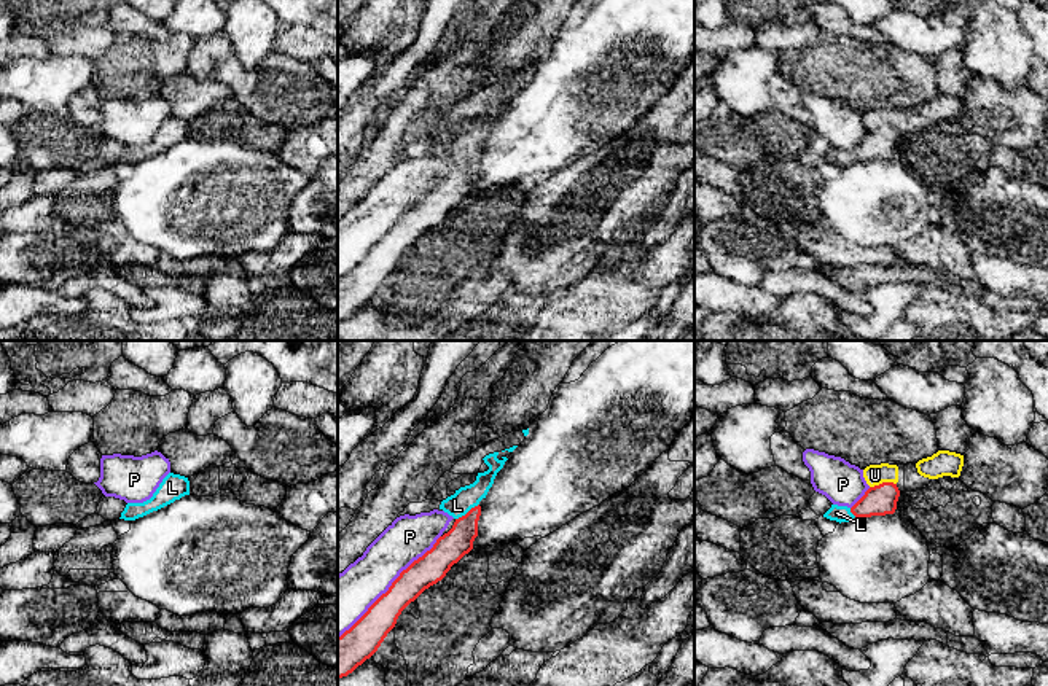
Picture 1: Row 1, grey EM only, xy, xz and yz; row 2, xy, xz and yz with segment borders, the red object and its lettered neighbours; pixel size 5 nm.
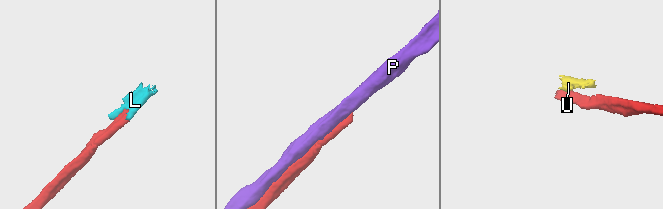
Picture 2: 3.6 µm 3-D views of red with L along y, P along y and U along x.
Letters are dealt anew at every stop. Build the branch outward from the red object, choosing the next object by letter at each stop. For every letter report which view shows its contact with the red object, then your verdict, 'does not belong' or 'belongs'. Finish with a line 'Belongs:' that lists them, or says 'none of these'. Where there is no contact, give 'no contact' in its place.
L: contact in xz; belongs
P: contact in xz; does not belong
U: contact in yz; does not belong
Belongs: L

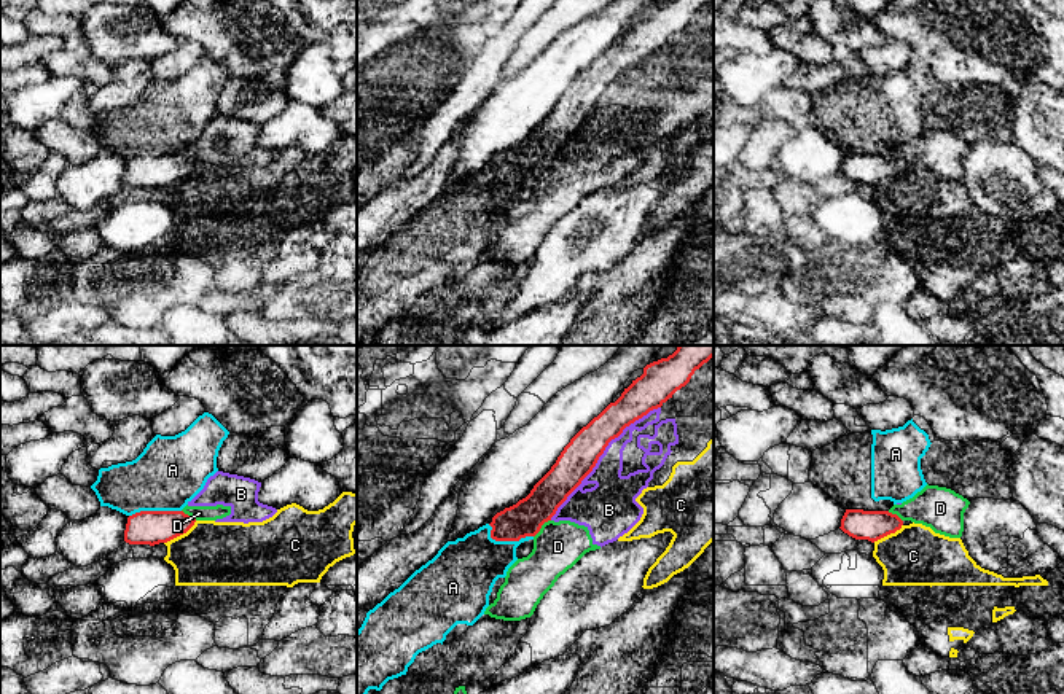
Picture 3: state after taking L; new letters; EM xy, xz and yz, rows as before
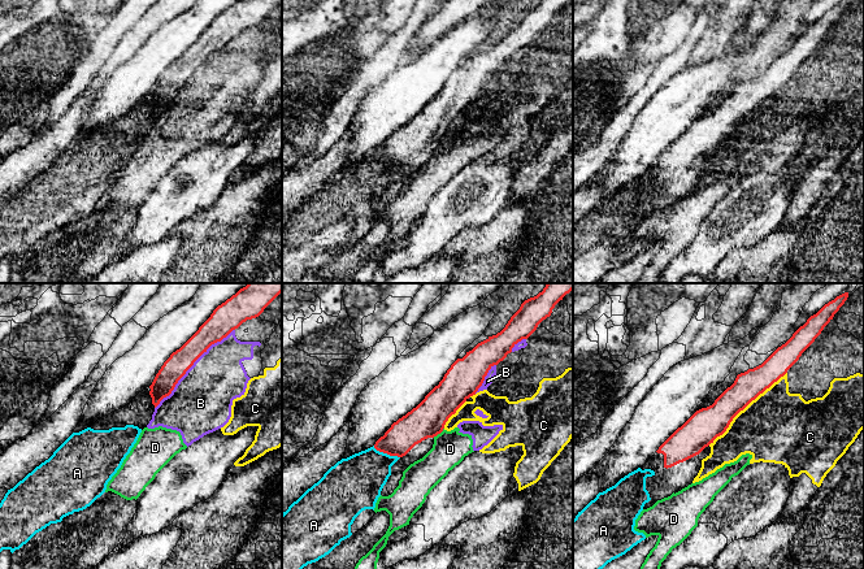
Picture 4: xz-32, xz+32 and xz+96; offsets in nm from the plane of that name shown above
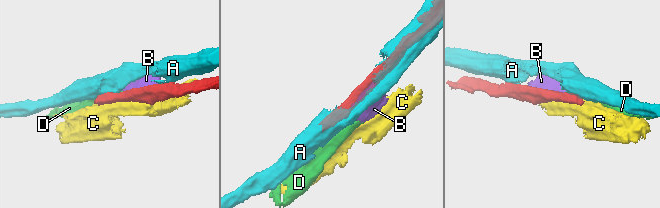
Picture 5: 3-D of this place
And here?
A: contact in xz; does not belong
B: contact in xz; does not belong
C: contact in xy; does not belong
D: contact in xz; does not belong
Belongs: none of these

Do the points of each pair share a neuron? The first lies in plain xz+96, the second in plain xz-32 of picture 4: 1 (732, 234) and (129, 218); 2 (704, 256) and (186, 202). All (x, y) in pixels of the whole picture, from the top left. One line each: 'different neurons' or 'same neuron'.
1: different neurons
2: same neuron

